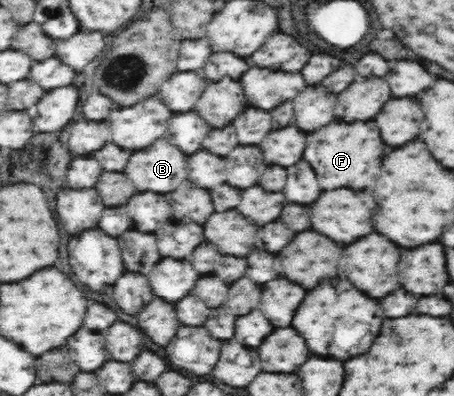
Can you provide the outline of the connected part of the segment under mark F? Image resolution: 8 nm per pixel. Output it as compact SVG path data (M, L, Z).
M369 120L351 124L331 122L311 132L303 158L315 170L321 190L335 190L335 188L361 190L371 186L375 176L379 176L385 154L389 154L389 148L379 138L379 128L375 126L375 122Z

